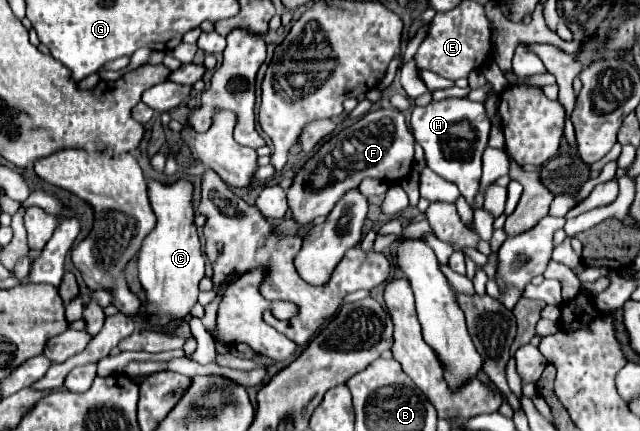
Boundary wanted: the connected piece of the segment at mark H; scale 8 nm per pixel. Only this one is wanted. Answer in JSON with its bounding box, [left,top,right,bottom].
[410,98,490,204]

